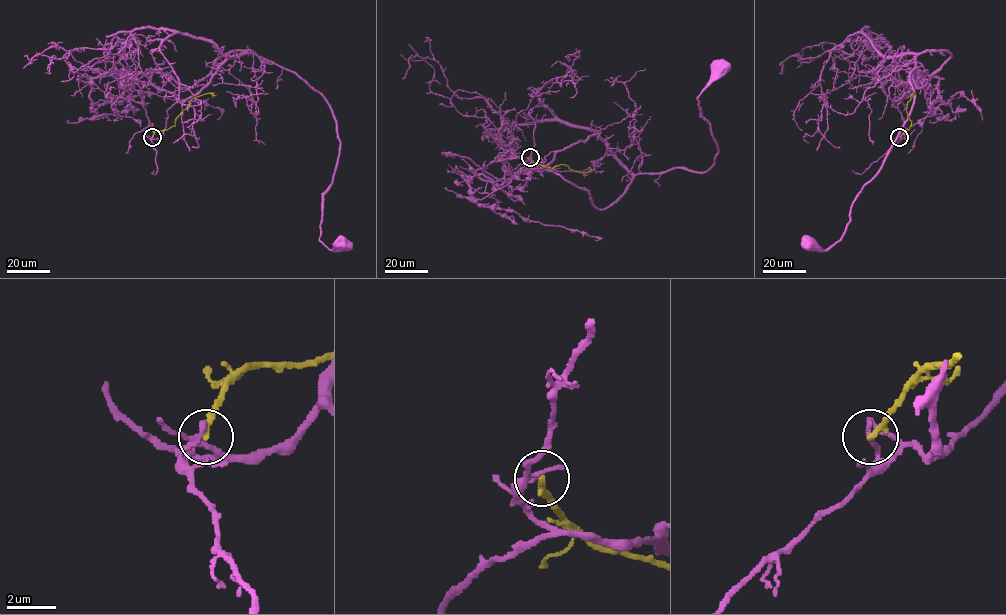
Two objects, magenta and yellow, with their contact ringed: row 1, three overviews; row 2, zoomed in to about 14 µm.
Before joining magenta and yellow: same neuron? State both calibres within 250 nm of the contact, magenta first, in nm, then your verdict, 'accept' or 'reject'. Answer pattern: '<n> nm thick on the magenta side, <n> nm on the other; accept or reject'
200 nm thick on the magenta side, 280 nm on the other; reject

